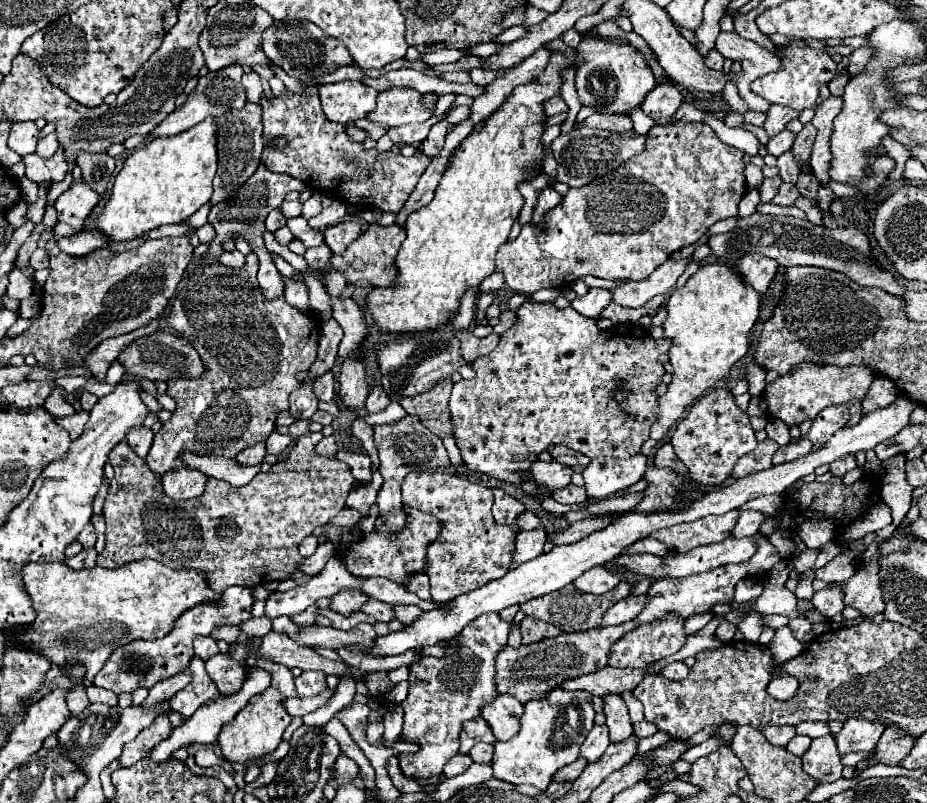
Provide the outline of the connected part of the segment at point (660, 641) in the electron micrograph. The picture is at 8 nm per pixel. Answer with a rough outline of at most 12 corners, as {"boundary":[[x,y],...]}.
{"boundary":[[675,612],[623,634],[609,666],[645,668],[685,644]]}

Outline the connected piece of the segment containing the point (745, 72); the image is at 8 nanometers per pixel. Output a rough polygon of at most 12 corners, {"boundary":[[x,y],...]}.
{"boundary":[[721,32],[715,50],[741,62],[729,78],[749,109],[770,104],[751,92],[755,78],[779,70],[779,56],[735,32]]}

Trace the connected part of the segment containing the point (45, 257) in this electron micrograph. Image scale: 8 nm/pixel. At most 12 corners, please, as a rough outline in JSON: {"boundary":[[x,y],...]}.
{"boundary":[[37,248],[29,264],[35,270],[49,266],[47,250]]}

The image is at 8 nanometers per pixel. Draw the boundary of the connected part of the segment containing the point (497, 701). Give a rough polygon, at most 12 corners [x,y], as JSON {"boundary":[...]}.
{"boundary":[[497,694],[483,706],[497,740],[519,732],[523,704]]}

